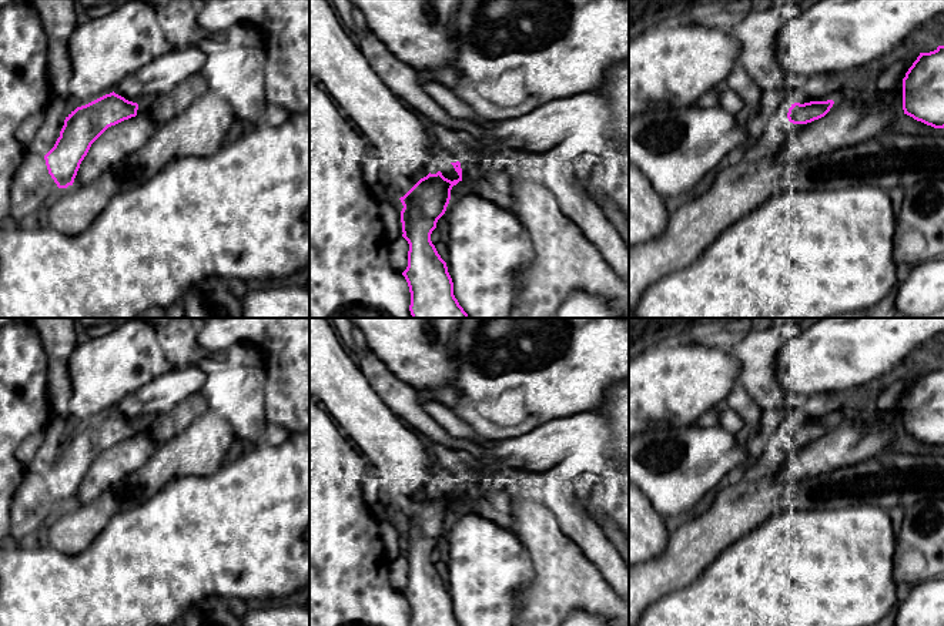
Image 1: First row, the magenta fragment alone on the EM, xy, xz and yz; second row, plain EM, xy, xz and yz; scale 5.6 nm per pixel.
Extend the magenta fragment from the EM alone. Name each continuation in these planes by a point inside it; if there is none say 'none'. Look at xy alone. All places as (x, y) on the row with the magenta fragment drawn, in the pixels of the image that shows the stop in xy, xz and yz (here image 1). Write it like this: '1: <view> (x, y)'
none

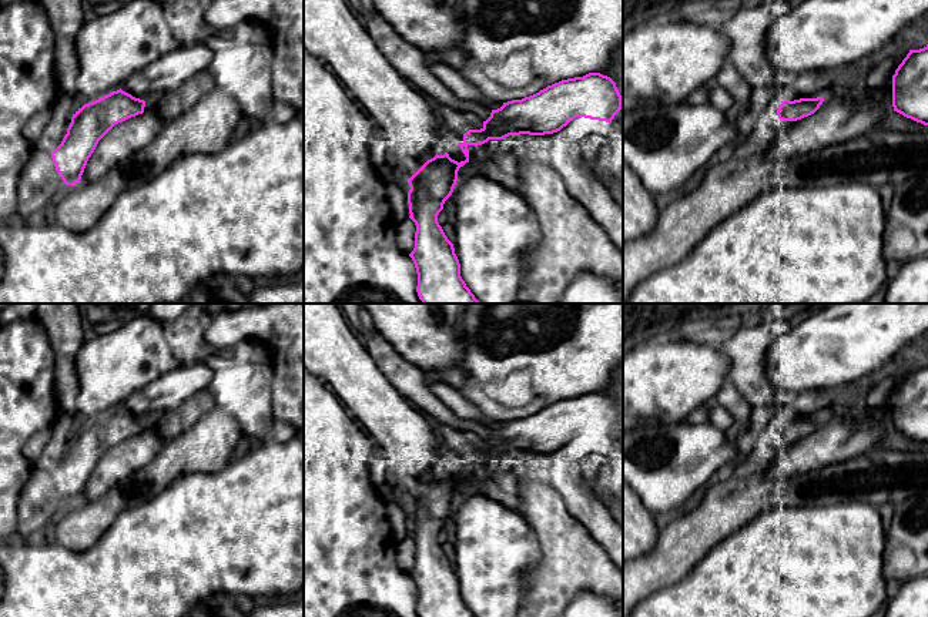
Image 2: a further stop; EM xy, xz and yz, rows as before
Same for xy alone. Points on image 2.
none

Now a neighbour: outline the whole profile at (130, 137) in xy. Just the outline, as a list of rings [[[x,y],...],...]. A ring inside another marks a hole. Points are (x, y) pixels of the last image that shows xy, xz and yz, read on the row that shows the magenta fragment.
[[[154,98],[145,100],[144,113],[115,124],[97,144],[87,161],[80,182],[103,178],[127,158],[145,150],[163,130]]]

